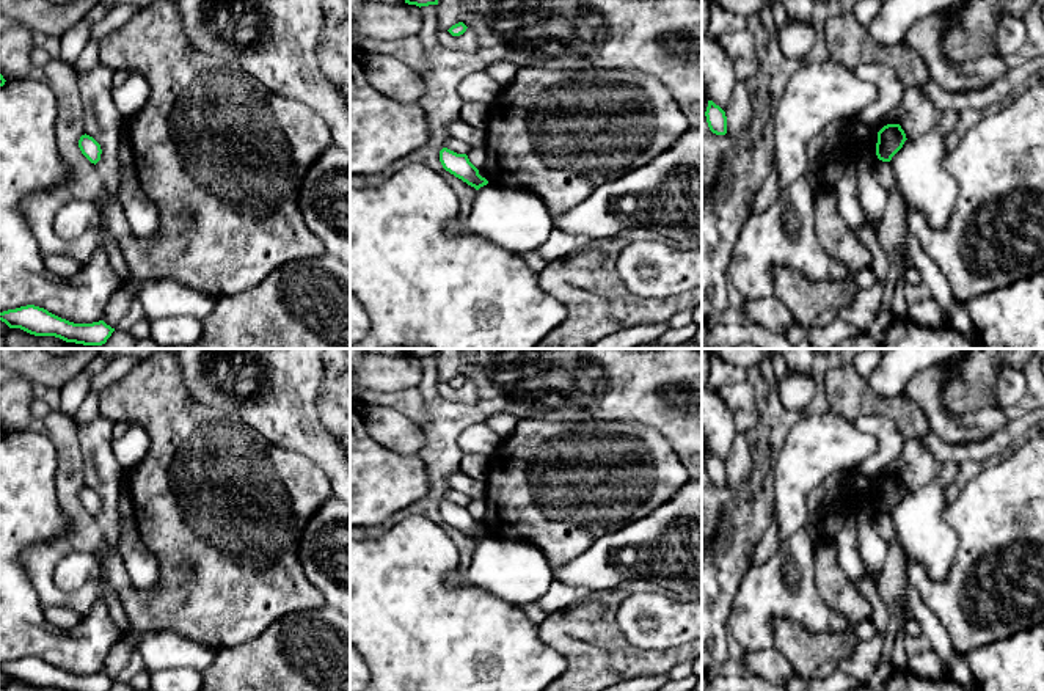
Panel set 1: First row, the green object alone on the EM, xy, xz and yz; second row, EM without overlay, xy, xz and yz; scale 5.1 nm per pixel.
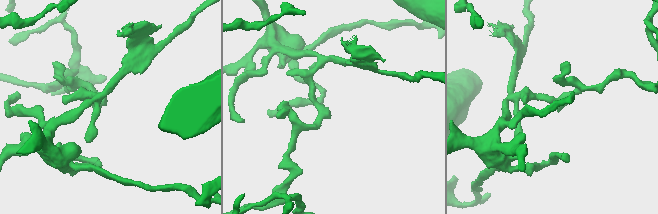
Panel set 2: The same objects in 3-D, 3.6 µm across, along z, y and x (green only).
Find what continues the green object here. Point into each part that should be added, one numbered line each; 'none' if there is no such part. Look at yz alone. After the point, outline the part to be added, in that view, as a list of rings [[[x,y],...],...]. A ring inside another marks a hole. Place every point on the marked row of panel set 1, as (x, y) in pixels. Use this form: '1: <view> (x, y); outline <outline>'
none

